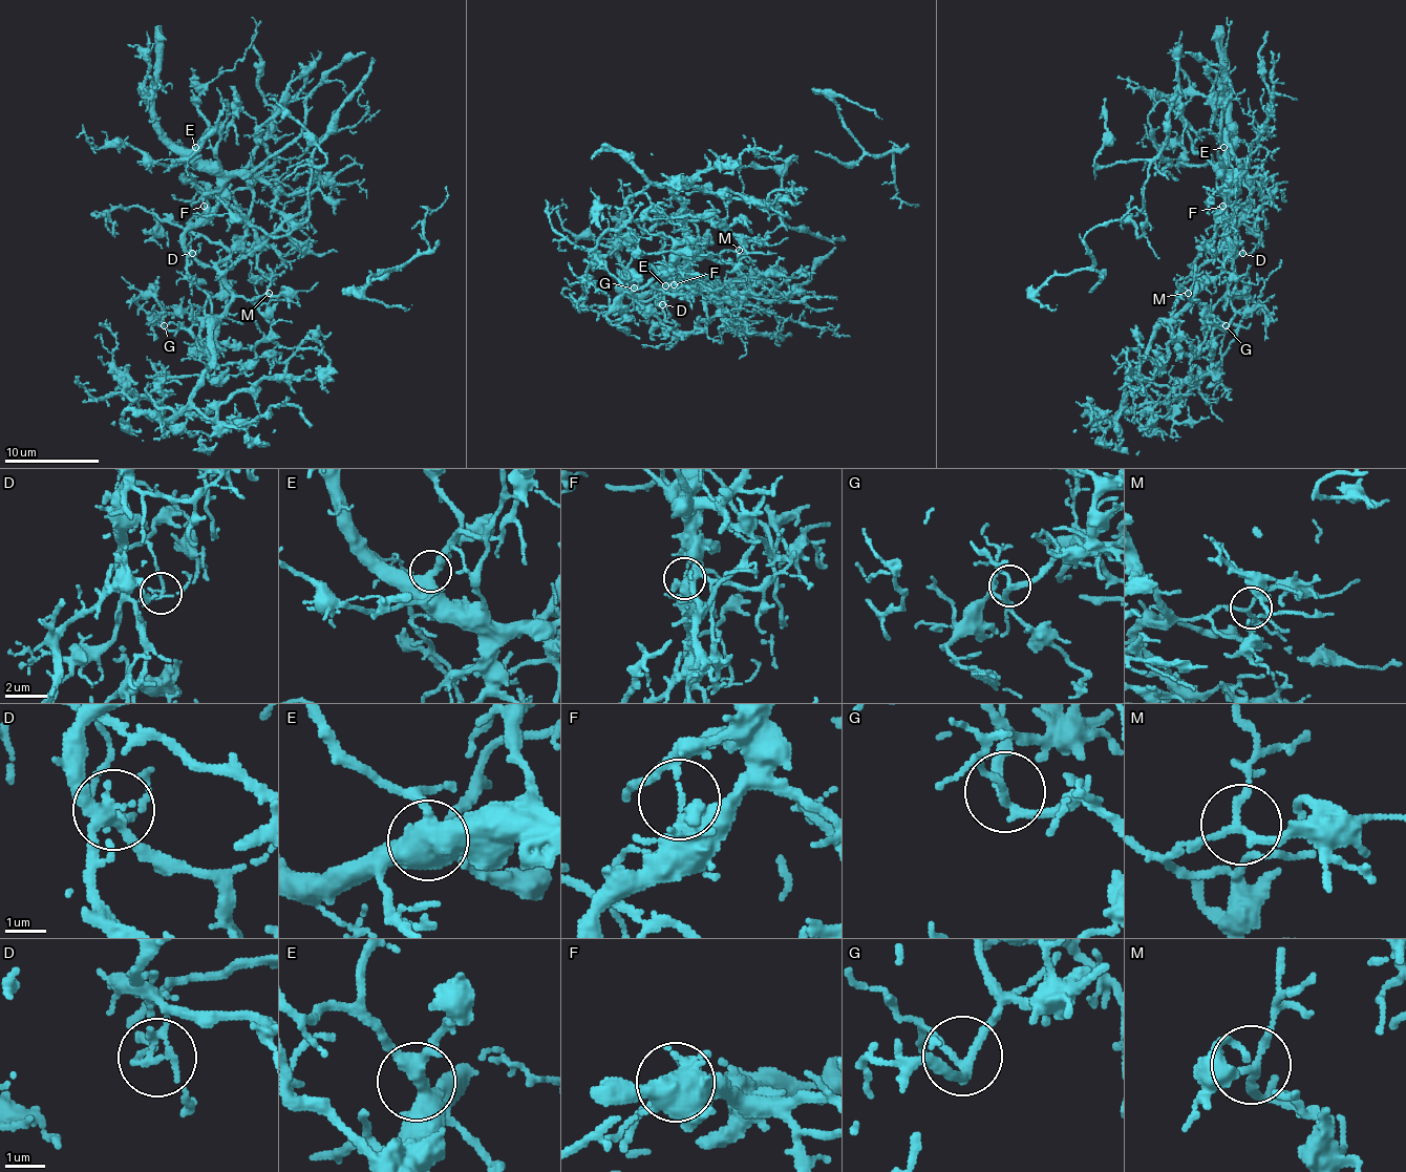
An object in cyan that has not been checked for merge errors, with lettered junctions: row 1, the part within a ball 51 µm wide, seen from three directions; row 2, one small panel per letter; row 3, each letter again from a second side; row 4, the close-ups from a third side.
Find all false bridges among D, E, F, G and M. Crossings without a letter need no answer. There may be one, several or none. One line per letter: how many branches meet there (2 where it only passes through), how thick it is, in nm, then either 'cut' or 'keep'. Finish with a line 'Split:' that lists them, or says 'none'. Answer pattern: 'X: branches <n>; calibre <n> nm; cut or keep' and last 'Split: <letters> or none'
D: branches 3; calibre 130 nm; cut
E: branches 4; calibre 360 nm; keep
F: branches 4; calibre 300 nm; cut
G: branches 3; calibre 200 nm; keep
M: branches 3; calibre 160 nm; keep
Split: D, F

